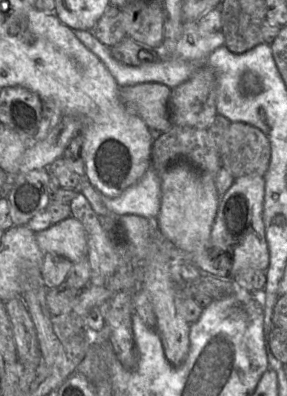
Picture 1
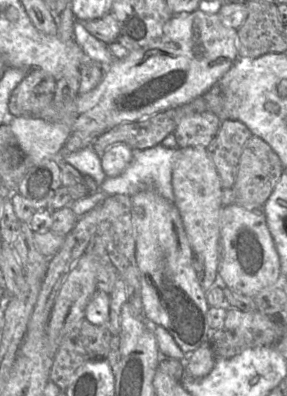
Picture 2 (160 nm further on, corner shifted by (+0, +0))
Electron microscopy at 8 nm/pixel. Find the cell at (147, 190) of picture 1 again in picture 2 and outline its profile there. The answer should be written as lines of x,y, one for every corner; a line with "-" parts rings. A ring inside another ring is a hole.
160,143
135,151
129,166
118,176
106,177
98,190
109,196
133,196
143,190
154,190
173,202
172,170
177,148
168,148

